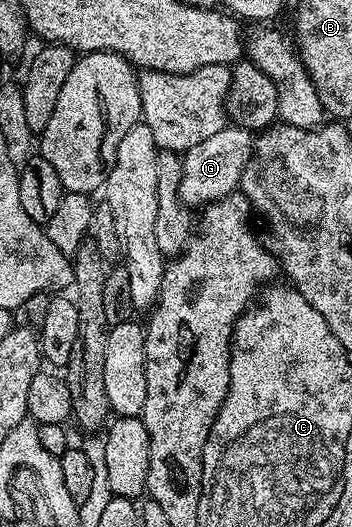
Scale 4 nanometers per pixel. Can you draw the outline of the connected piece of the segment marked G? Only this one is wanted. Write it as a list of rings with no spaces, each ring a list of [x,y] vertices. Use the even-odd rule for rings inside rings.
[[[228,123],[222,131],[190,147],[183,154],[183,183],[180,197],[184,204],[203,207],[228,194],[237,192],[244,168],[254,156],[254,133],[251,129],[241,129],[235,123]]]

